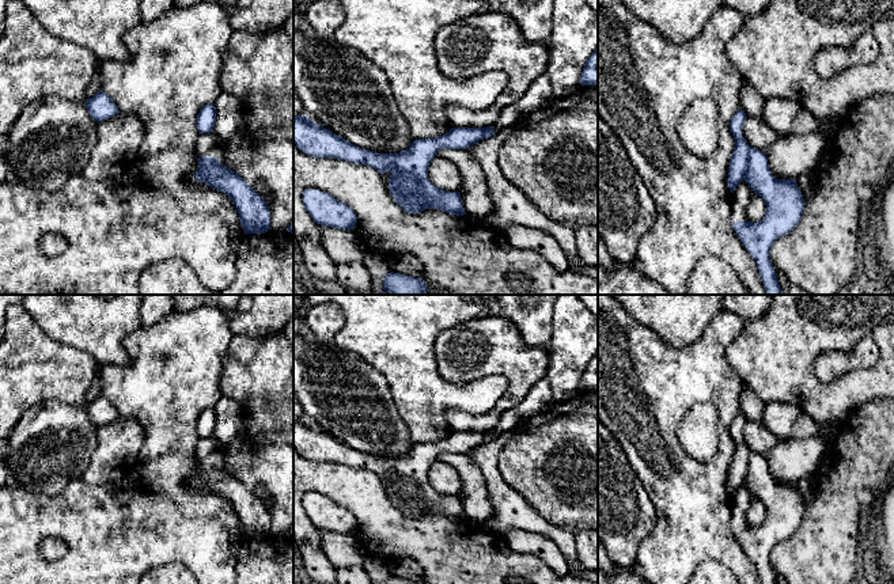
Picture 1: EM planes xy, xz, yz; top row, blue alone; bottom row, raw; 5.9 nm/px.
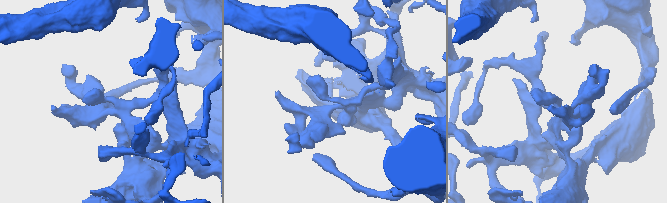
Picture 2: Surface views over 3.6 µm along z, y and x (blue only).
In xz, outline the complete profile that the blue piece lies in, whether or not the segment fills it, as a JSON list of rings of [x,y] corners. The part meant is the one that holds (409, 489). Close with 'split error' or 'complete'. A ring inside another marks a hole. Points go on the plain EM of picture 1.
[[[542,378],[515,407],[507,410],[493,431],[451,432],[435,443],[418,443],[399,458],[376,458],[351,448],[306,420],[293,420],[293,447],[312,462],[334,462],[374,471],[379,478],[391,477],[389,493],[394,505],[406,517],[421,517],[435,512],[443,516],[466,519],[459,496],[436,492],[428,482],[428,471],[442,452],[467,454],[480,444],[512,431],[515,424],[545,413],[553,403],[546,378]]] | split error

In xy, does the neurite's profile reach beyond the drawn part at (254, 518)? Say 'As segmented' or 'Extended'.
Extended

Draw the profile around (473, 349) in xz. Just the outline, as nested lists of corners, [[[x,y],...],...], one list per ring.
[[[504,318],[461,322],[442,331],[433,349],[437,373],[451,383],[462,386],[492,375],[509,382],[505,394],[485,414],[450,409],[446,417],[452,432],[493,431],[500,417],[519,405],[549,368],[546,349],[527,345],[516,325]]]

